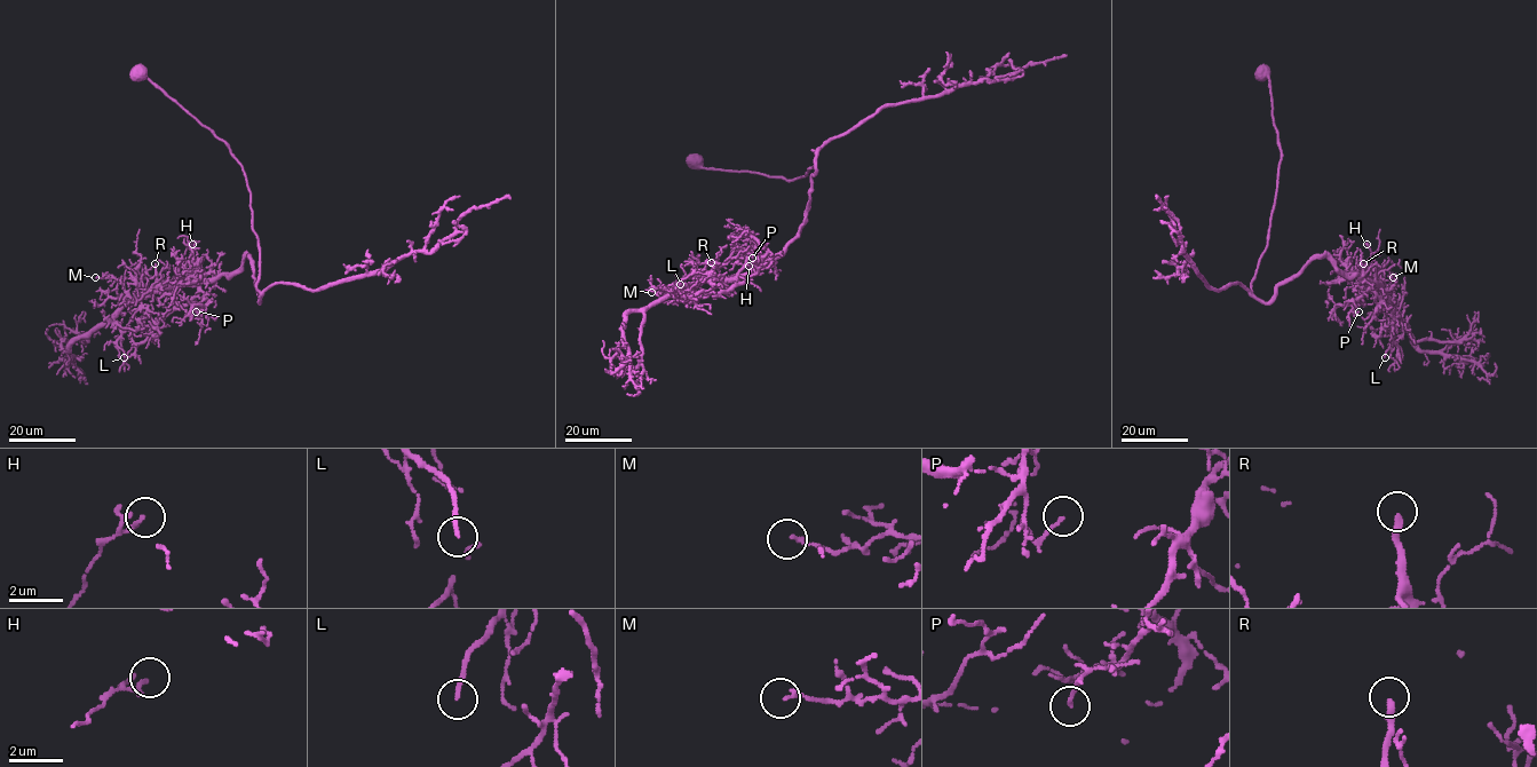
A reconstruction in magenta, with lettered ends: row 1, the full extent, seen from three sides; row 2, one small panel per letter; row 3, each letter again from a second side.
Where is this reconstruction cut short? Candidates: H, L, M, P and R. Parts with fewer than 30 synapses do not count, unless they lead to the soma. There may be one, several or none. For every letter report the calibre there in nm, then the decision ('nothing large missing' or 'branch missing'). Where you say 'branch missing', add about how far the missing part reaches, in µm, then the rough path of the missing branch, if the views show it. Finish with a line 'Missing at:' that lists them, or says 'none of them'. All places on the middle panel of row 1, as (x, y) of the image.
H: calibre 170 nm; nothing large missing
L: calibre 170 nm; branch missing; missing 15 µm; course (680, 284), (657, 277)
M: calibre 130 nm; nothing large missing
P: calibre 110 nm; nothing large missing
R: calibre 260 nm; branch missing; missing 10 µm; course (711, 262), (700, 266), (689, 260)
Missing at: L, R

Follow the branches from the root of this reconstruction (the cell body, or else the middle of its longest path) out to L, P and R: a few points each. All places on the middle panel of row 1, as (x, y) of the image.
L: (695, 159), (705, 168), (793, 180), (815, 165), (809, 210), (781, 254), (670, 294), (680, 284)
P: (695, 159), (705, 168), (793, 180), (815, 165), (816, 151), (799, 232), (757, 268), (762, 257), (752, 258)
R: (695, 159), (793, 180), (816, 151), (809, 210), (784, 251), (733, 277), (711, 262)

